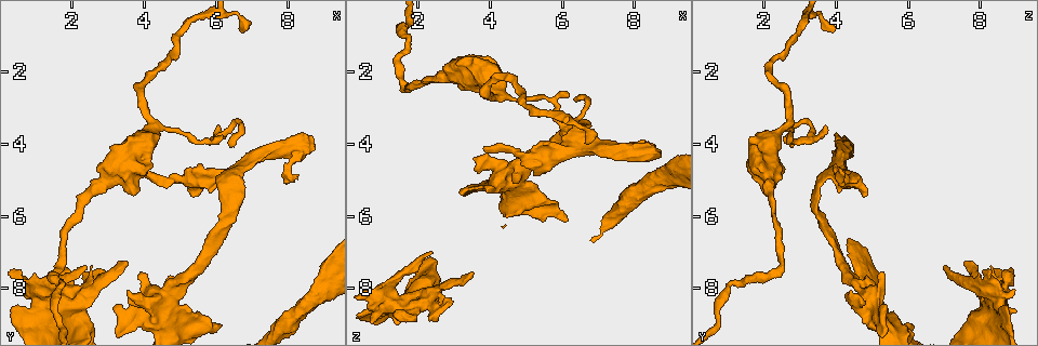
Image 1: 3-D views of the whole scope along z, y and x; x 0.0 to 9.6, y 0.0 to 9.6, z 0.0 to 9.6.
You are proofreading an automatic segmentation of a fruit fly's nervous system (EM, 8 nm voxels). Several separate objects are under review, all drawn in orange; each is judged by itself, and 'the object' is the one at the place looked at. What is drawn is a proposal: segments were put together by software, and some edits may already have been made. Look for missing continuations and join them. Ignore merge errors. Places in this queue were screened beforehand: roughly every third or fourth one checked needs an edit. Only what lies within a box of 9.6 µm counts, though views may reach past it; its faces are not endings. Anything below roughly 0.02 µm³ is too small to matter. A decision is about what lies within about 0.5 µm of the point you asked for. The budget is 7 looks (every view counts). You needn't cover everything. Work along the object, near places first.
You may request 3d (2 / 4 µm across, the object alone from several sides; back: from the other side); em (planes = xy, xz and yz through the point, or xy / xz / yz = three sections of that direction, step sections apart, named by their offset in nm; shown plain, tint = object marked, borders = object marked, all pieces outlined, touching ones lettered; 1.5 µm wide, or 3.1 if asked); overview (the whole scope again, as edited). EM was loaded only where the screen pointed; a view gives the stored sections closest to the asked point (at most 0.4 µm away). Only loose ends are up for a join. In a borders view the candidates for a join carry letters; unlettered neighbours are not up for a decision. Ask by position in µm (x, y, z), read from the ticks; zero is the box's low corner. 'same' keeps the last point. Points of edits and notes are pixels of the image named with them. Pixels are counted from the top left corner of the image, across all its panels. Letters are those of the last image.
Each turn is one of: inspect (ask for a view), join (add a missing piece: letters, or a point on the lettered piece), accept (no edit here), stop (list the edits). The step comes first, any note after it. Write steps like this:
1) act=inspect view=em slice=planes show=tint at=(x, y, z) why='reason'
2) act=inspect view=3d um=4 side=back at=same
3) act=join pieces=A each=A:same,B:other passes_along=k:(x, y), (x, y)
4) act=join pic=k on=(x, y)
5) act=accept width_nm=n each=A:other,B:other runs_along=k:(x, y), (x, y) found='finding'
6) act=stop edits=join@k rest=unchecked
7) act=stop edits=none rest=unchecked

act=inspect view=em slice=yz step=8 show=borders at=(8.70, 3.80, 4.25) why='stops while still wide'

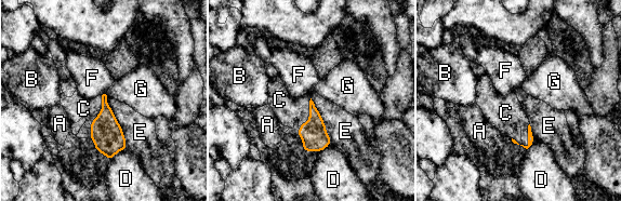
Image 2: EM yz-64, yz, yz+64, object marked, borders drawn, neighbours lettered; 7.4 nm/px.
act=join pieces=C longest_contact=E:420nm each=A:other,B:other,C:same,D:other,E:other,F:other,G:other found='the neuron continues'

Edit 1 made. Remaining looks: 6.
act=inspect view=3d um=2 at=(2.00, 7.95, 8.65) why='thick end'

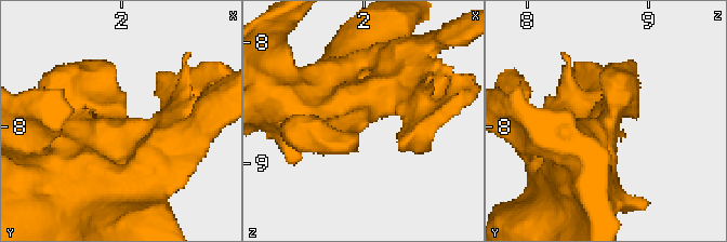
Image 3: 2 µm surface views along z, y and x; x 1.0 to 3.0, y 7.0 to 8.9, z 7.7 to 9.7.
act=inspect view=em slice=planes show=borders at=(2.02, 7.90, 8.66) why='need the tissue'

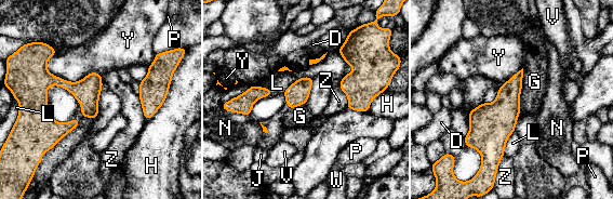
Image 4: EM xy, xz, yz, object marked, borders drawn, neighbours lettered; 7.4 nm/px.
act=accept each=D:other,G:other,H:other,J:other,L:other,N:other,P:other,V:other,W:other,Y:other,Z:other found='no lettered piece goes on from it'

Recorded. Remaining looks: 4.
act=stop edits=join@2 rest=unchecked

